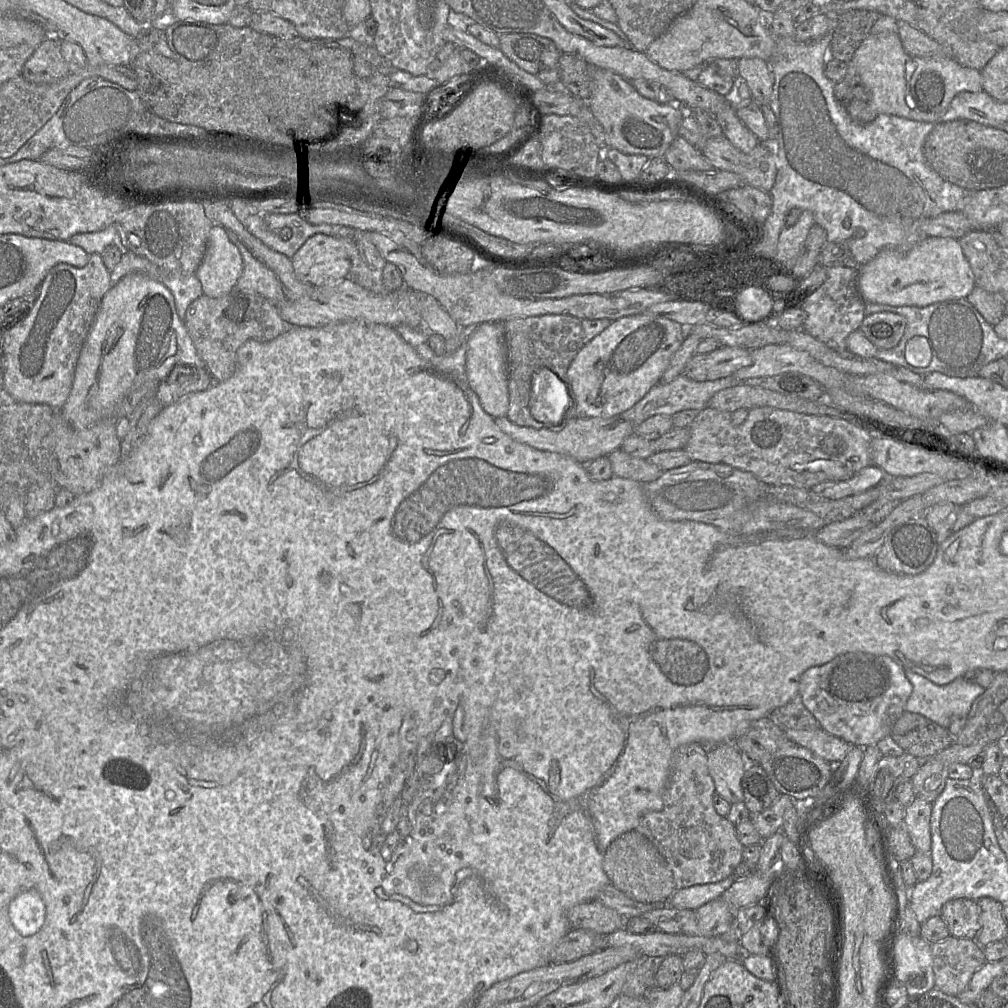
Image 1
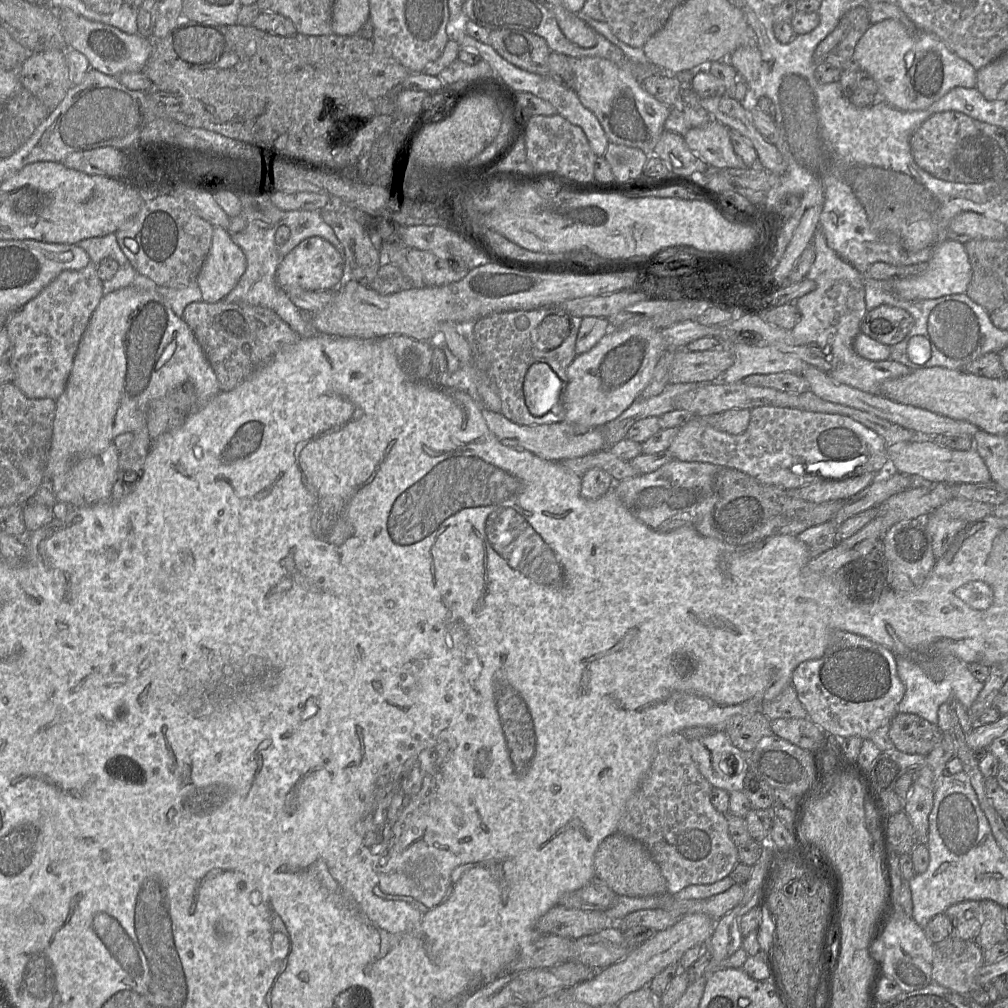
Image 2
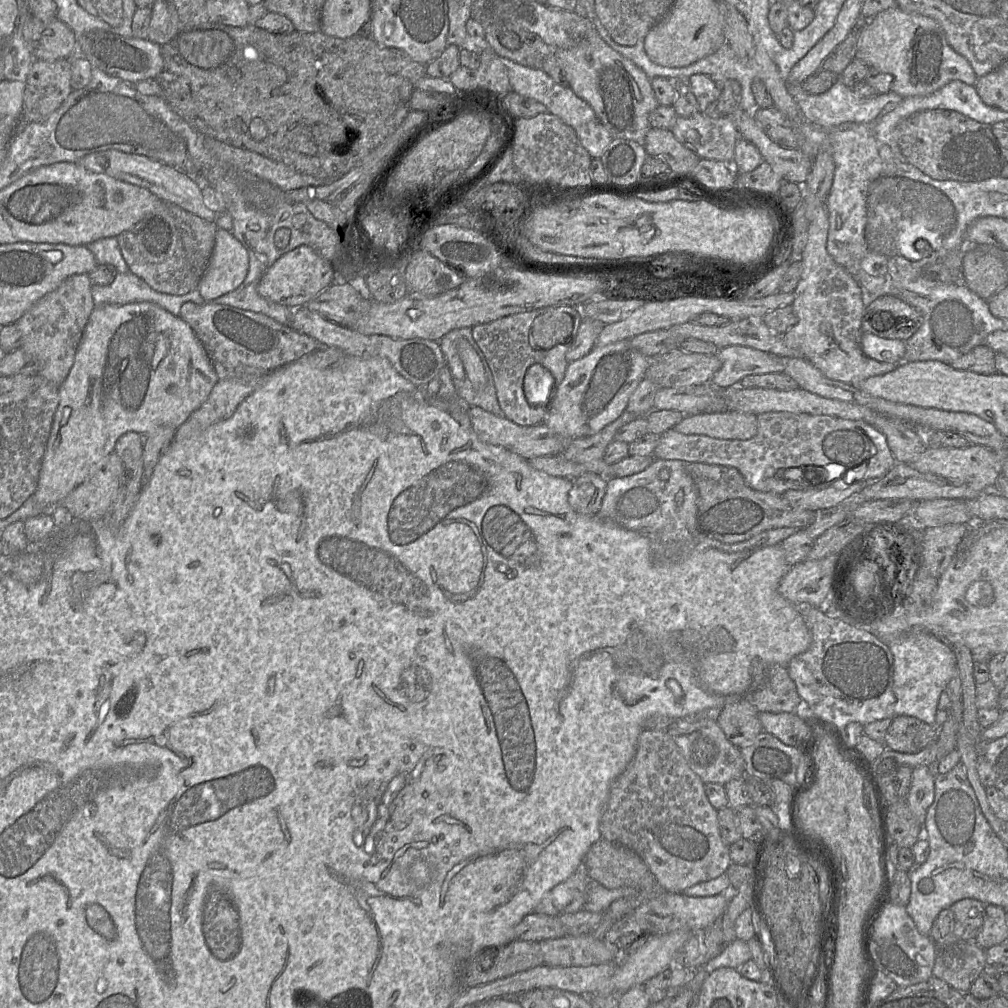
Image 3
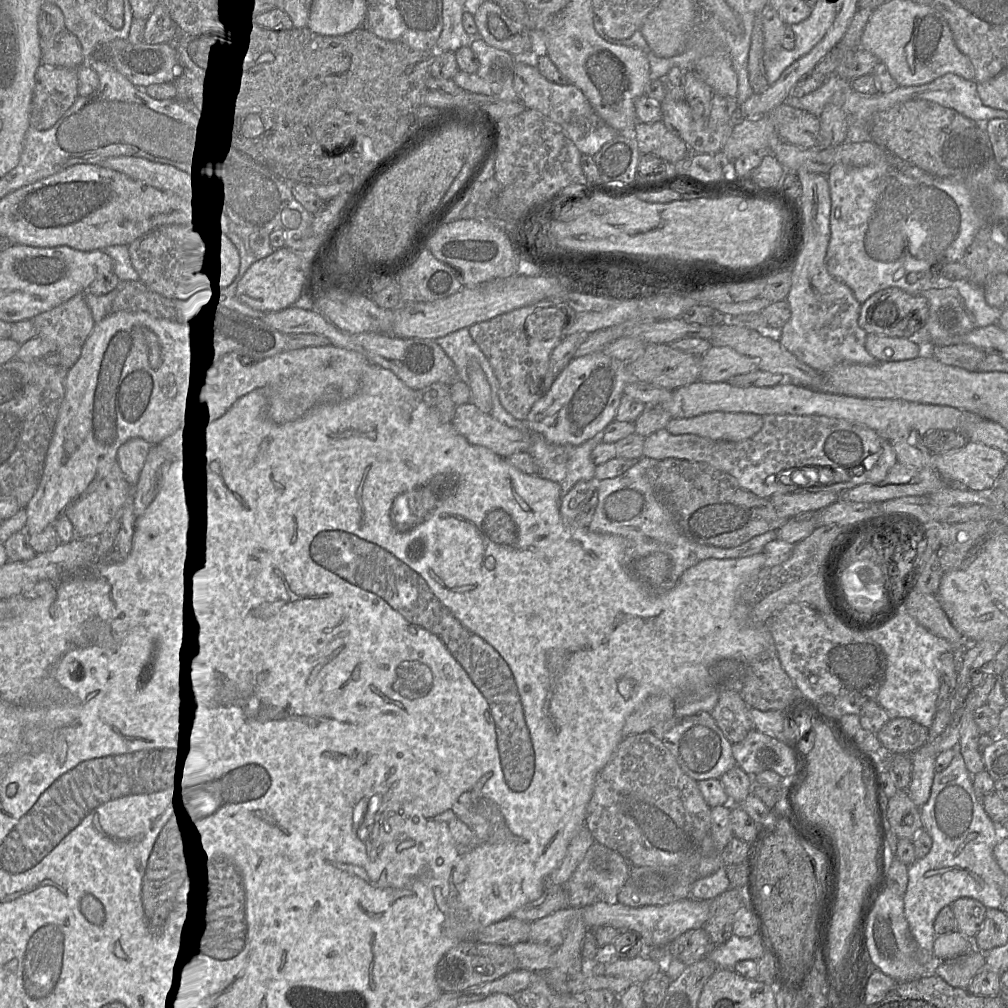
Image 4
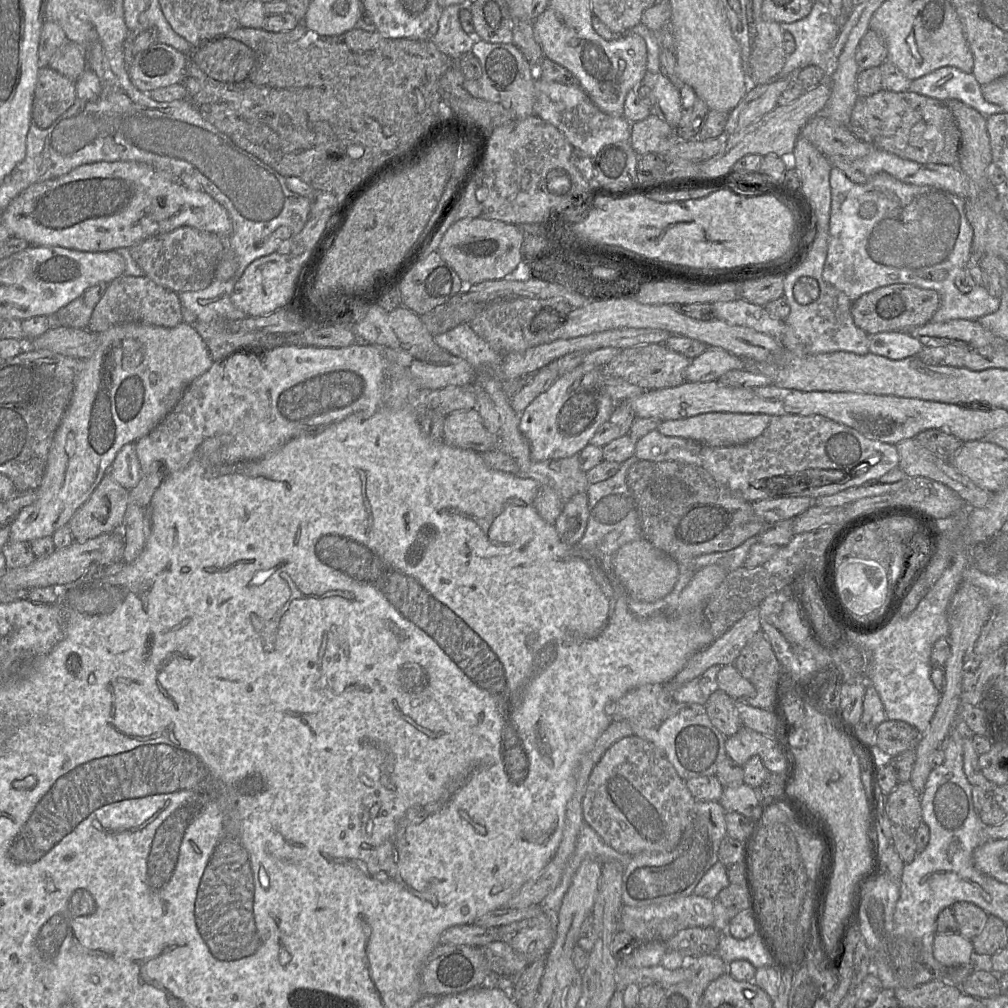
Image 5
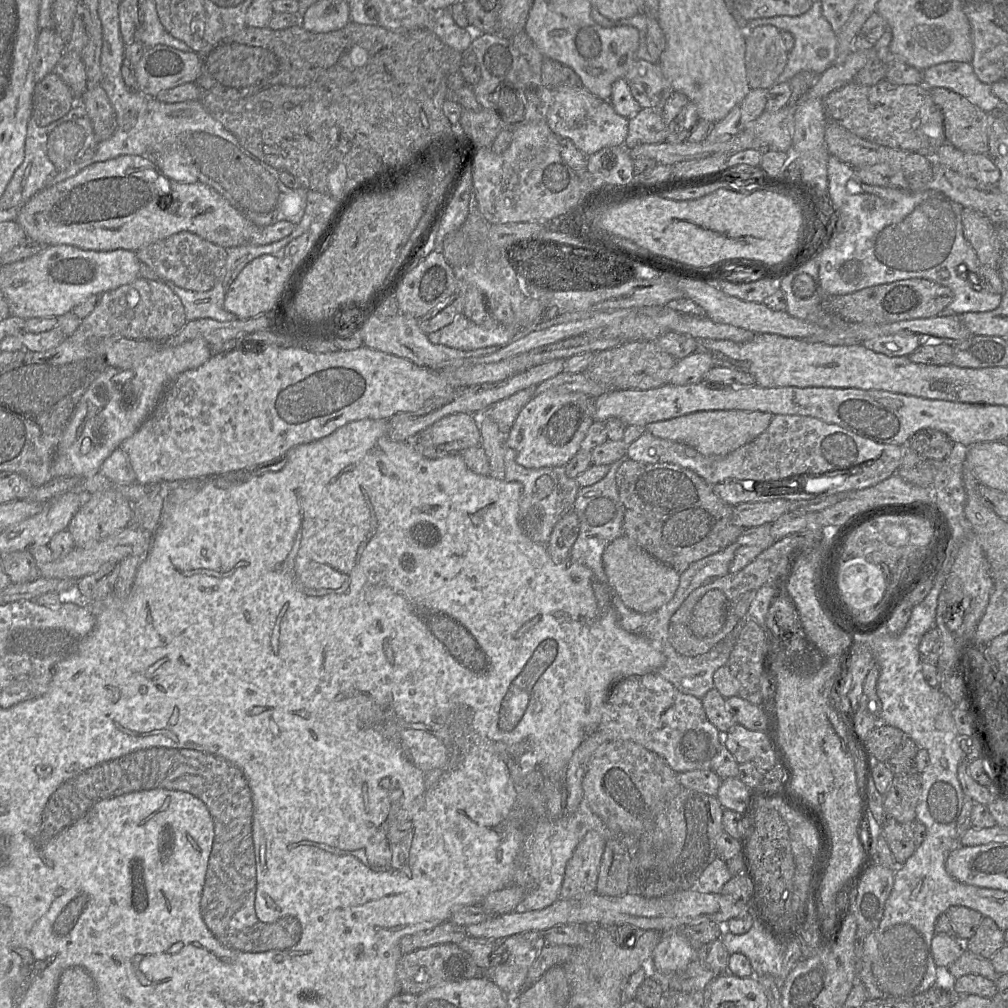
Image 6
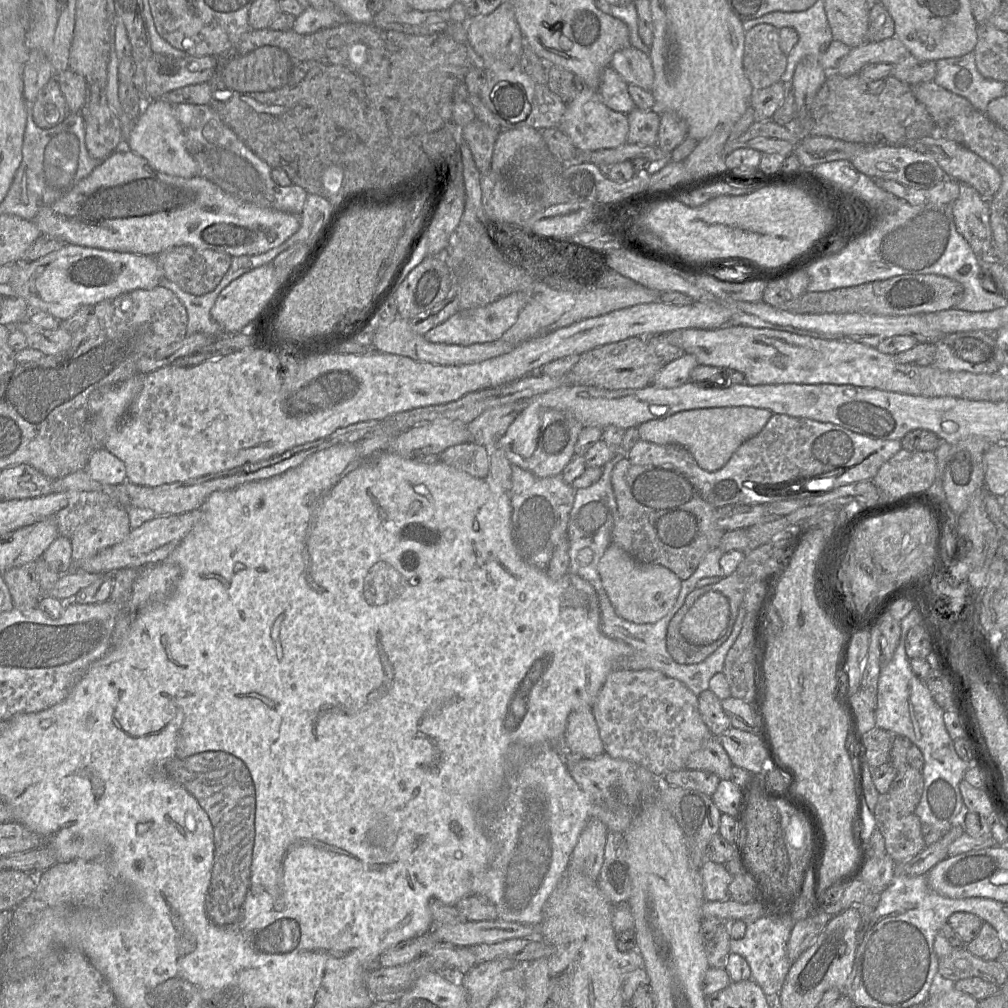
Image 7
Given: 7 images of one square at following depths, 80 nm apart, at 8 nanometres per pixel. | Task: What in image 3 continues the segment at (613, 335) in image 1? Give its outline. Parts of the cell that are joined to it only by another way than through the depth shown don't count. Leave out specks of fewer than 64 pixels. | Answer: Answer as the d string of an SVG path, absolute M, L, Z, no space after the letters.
M629 340L618 341L594 349L584 357L568 364L565 377L555 388L553 397L547 407L543 424L566 440L589 437L600 432L605 426L614 422L625 411L629 398L645 379L650 359L633 349Z

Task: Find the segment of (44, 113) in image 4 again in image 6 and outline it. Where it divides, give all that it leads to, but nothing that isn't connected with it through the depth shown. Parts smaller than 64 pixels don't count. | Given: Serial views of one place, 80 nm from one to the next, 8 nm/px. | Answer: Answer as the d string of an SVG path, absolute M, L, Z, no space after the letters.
M53 71L37 82L32 95L32 117L38 126L46 127L65 116L76 103L70 87Z

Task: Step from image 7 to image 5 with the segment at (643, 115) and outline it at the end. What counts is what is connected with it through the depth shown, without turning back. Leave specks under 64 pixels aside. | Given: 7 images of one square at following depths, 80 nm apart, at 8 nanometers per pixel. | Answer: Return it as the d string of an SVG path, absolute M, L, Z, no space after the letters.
M655 114L631 125L629 143L638 156L663 156L680 141L676 130Z

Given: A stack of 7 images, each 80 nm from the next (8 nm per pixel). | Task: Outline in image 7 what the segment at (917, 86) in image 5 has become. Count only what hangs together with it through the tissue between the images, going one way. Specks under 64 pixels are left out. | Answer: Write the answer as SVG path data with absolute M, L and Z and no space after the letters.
M974 52L935 61L937 85L964 97L975 110L985 113L990 101L1006 94L1007 84L984 78L977 70Z

